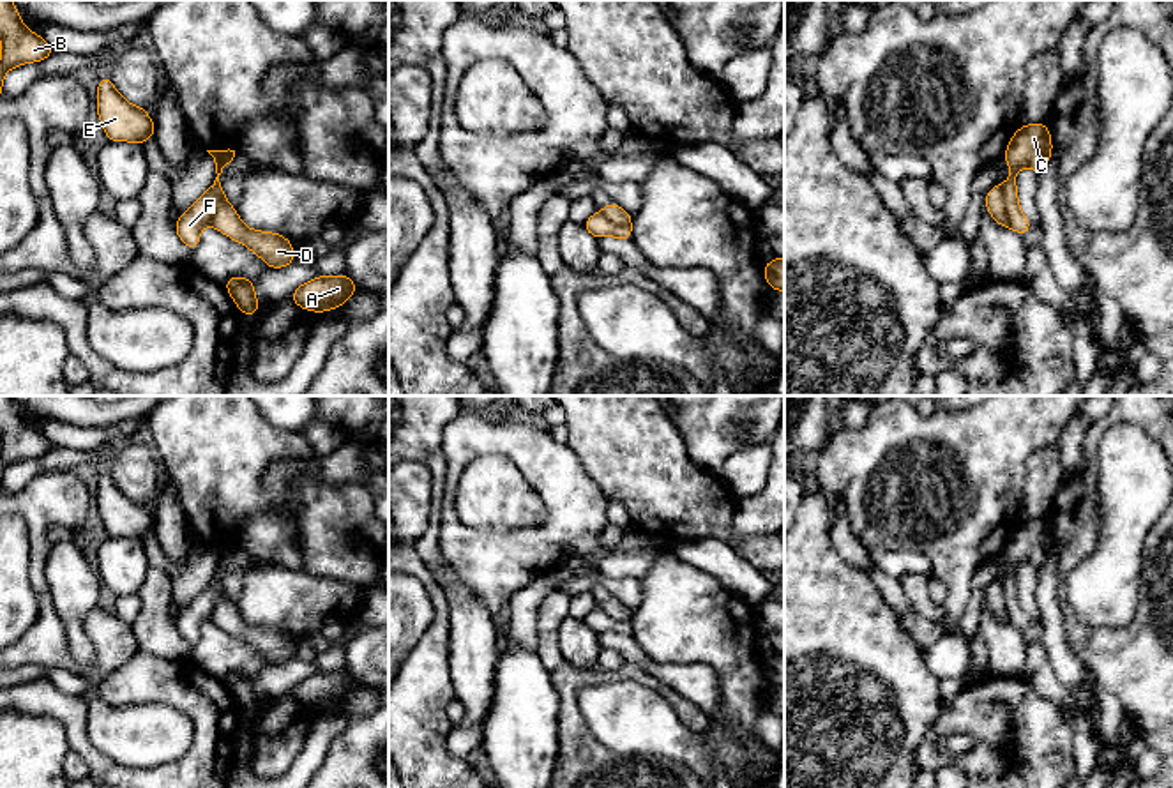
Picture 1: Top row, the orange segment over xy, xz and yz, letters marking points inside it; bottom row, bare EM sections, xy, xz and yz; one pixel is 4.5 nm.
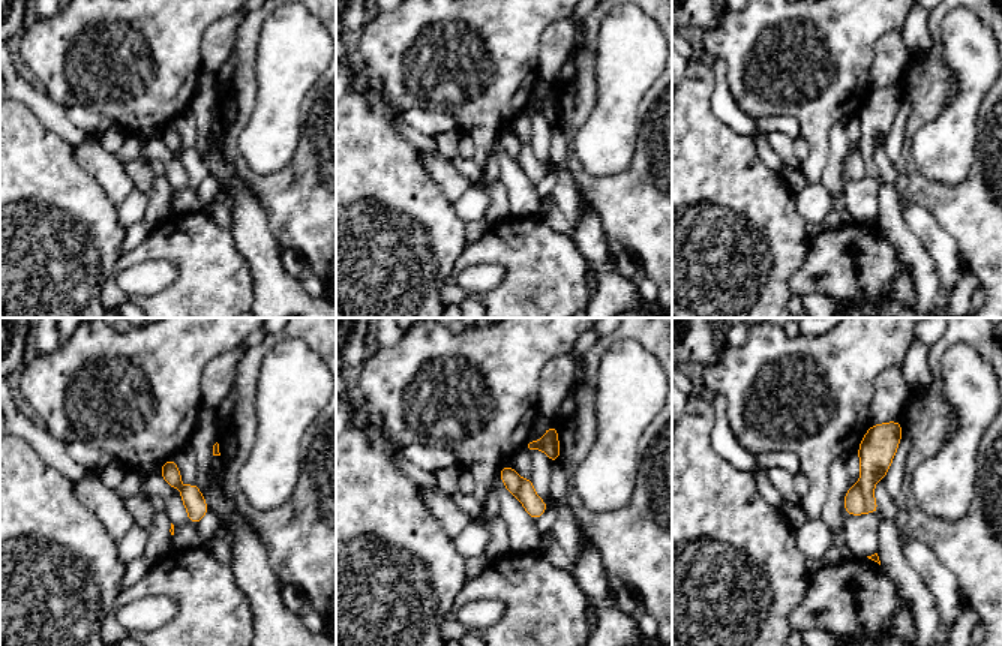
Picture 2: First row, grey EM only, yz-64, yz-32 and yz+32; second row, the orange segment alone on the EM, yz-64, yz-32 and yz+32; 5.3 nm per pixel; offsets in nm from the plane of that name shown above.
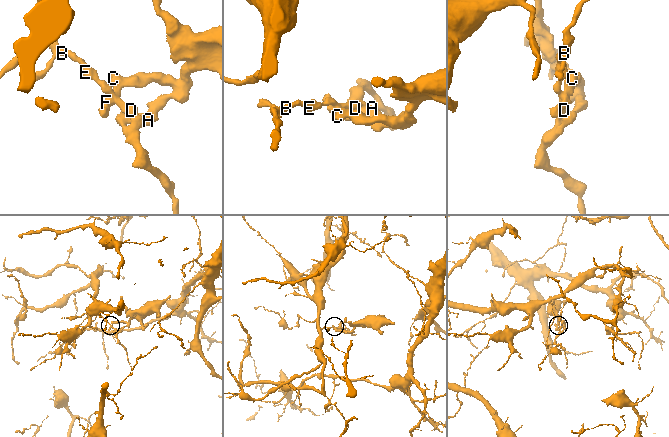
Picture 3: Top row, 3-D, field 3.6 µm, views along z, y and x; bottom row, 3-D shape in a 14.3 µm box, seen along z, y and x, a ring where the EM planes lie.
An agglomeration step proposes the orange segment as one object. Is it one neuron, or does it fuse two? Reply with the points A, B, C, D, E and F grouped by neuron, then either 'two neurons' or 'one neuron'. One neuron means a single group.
groups A C F / B D E; two neurons

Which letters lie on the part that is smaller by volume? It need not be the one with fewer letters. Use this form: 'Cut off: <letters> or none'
Cut off: A, C, F

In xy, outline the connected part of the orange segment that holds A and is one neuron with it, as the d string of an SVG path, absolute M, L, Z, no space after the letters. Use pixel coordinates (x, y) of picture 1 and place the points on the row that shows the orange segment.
M348 274L318 276L300 284L290 299L306 311L323 313L346 304L357 290Z

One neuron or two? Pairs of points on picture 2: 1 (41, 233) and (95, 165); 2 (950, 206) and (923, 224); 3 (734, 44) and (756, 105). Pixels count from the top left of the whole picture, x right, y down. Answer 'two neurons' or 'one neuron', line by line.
1: two neurons
2: two neurons
3: one neuron

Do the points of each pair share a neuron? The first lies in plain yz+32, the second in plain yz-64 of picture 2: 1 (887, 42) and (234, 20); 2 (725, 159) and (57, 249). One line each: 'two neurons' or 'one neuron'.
1: one neuron
2: one neuron

